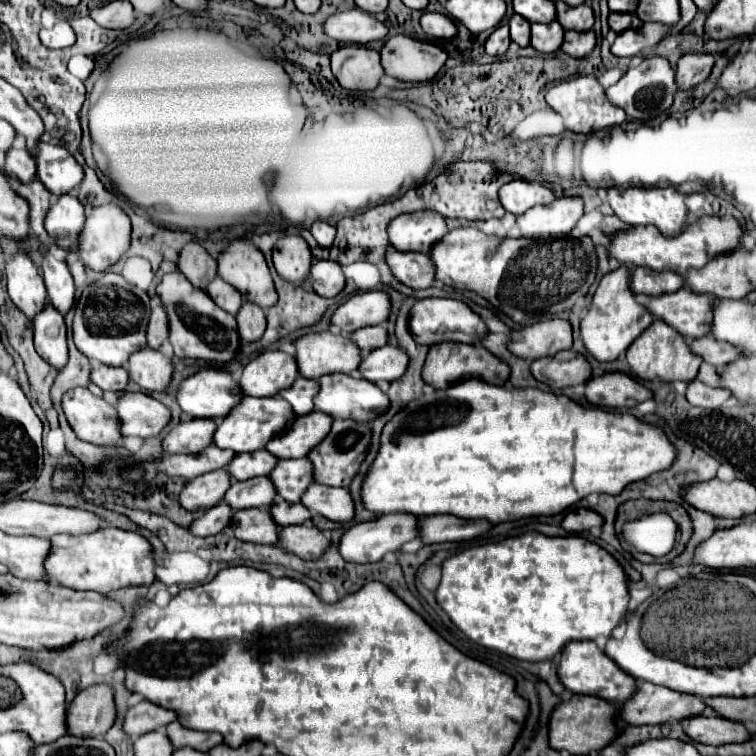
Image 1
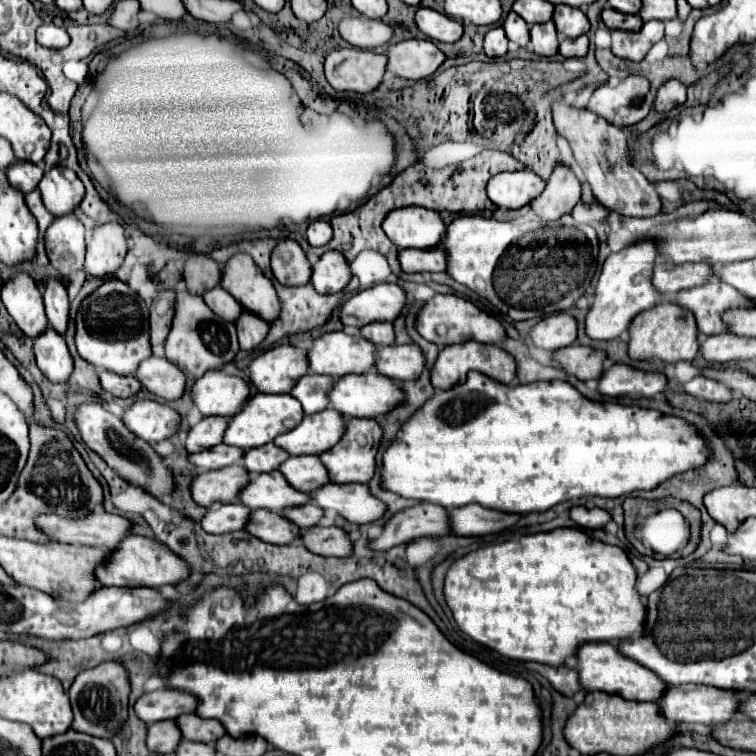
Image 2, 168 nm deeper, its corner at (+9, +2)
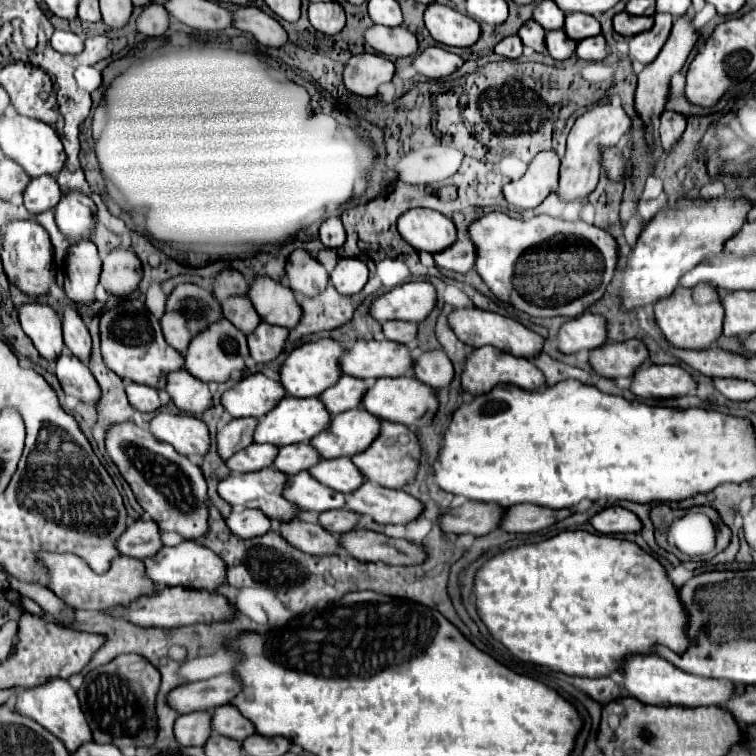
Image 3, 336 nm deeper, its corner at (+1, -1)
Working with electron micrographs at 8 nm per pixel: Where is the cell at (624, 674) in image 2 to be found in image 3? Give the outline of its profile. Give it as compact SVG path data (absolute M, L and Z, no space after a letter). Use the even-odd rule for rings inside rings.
M657 654L631 656L625 660L621 670L625 678L623 688L637 700L655 706L723 706L737 692L737 686L729 684L729 680L709 680L681 672L677 666L669 664Z

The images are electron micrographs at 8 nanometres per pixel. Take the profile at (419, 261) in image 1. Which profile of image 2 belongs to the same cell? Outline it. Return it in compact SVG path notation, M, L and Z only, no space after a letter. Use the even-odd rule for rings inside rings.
M445 247L433 249L403 249L399 251L399 265L403 273L435 273L445 271Z

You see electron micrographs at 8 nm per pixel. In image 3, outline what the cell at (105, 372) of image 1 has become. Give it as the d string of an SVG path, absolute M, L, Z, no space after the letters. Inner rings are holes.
M127 382L125 392L127 392L127 398L129 398L131 406L139 412L155 412L171 400L165 390L135 384L135 382Z

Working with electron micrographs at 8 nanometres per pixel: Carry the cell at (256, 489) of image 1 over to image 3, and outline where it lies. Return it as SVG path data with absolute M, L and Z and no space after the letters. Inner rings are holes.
M299 472L289 478L283 496L297 504L301 510L315 510L315 512L325 512L325 510L335 510L335 508L345 508L345 496L341 492L333 492L331 488L325 488L321 482L313 480L309 472Z

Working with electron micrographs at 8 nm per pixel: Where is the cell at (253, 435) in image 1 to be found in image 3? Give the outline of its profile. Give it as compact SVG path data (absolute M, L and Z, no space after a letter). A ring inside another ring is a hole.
M285 396L269 414L259 418L259 426L255 428L255 442L269 442L275 446L287 446L297 442L309 442L325 424L329 424L331 416L325 412L325 406L317 398L293 398Z

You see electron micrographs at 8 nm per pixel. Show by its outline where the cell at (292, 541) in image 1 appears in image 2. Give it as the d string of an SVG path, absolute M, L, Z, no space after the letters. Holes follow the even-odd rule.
M309 527L299 531L299 539L315 555L333 555L333 557L347 557L351 553L351 541L347 533L339 527Z

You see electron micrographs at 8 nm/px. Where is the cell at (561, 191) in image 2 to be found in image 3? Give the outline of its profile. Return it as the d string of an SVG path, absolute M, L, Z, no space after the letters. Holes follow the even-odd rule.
M617 104L595 106L579 116L569 132L567 138L567 154L561 160L561 180L559 180L559 194L565 200L573 200L579 196L587 196L595 190L601 174L601 150L611 148L619 142L619 138L629 130L631 120L625 110Z

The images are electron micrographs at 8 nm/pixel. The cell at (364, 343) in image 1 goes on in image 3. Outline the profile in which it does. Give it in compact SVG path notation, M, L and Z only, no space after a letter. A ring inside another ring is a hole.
M391 320L383 324L383 332L387 340L409 344L417 336L417 324L413 322L401 322L401 320Z

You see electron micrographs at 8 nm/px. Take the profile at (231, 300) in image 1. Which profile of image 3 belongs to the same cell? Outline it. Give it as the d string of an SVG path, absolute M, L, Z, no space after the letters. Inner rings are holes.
M231 296L221 304L221 308L223 308L223 316L245 334L253 332L253 328L257 328L257 324L261 322L247 296Z

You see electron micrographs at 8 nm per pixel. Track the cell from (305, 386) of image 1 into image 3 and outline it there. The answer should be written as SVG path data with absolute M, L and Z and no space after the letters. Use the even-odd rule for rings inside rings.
M343 376L335 386L327 388L319 398L327 406L331 416L335 416L361 406L361 396L365 394L365 388L369 388L367 380Z

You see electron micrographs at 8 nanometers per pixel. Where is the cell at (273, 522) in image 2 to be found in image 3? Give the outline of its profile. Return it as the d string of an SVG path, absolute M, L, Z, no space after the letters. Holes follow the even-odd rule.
M299 518L281 526L281 536L291 542L295 548L313 554L313 556L327 556L335 554L341 548L339 538L329 534L321 524L309 524Z

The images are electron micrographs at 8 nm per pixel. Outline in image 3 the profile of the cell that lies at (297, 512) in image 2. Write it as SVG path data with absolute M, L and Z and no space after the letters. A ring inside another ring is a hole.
M341 508L341 510L327 510L327 512L319 514L319 522L333 536L341 536L345 532L351 532L359 524L359 514L349 512L345 508Z

